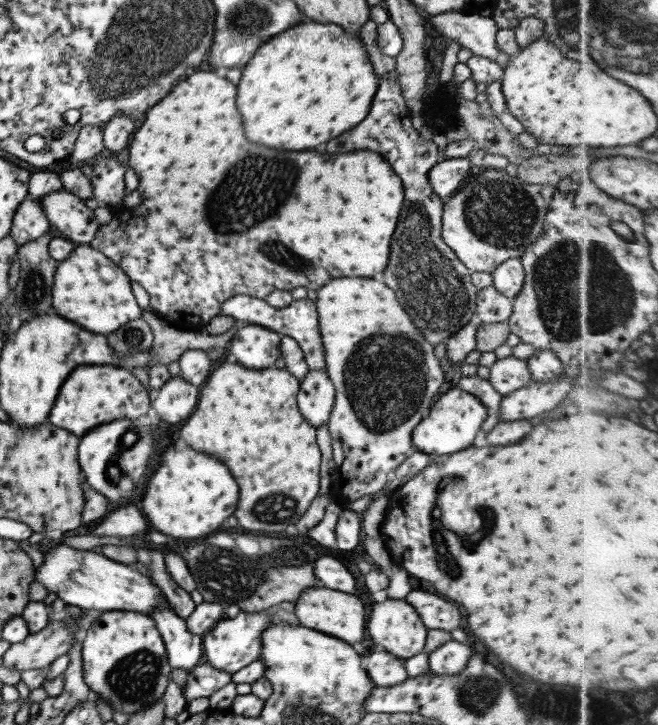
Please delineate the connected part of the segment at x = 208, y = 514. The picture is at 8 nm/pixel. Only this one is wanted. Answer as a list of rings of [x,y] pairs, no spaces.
[[[167,446],[159,454],[159,466],[147,482],[141,498],[141,512],[147,522],[173,538],[201,538],[215,532],[227,516],[233,514],[237,502],[237,484],[229,470],[215,458],[191,448],[177,450]]]

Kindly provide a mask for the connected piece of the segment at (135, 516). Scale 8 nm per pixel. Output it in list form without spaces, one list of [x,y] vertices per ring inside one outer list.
[[[133,506],[117,509],[102,518],[100,524],[92,528],[95,536],[115,536],[121,539],[134,540],[145,528],[145,520],[141,512]]]

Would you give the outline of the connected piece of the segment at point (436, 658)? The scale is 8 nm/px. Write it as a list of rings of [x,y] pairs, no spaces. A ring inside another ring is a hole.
[[[449,639],[427,655],[430,672],[449,676],[459,674],[469,662],[471,654],[471,646]]]

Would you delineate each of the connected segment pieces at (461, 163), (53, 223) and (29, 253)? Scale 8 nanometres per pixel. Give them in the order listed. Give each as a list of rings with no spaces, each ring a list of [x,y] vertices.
[[[449,157],[435,163],[427,172],[432,192],[442,200],[442,203],[454,195],[459,182],[467,176],[470,166],[467,157]]]
[[[61,188],[36,199],[48,223],[55,231],[62,233],[62,239],[75,245],[88,245],[97,233],[98,224],[93,211],[84,202]]]
[[[49,234],[39,236],[37,240],[27,242],[23,246],[16,248],[16,259],[19,261],[18,282],[13,290],[13,303],[8,304],[7,314],[9,316],[18,316],[22,323],[29,322],[29,318],[45,312],[53,314],[51,310],[51,282],[53,282],[53,272],[58,261],[53,260],[48,253],[47,244],[52,240]]]

